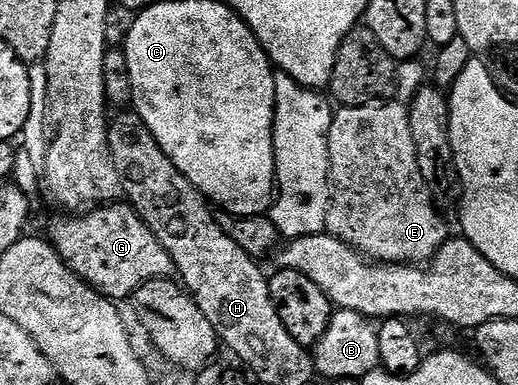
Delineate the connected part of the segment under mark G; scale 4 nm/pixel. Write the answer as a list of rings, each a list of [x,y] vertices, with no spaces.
[[[108,204],[78,216],[63,216],[51,222],[49,241],[67,261],[67,267],[99,294],[112,300],[130,299],[141,284],[154,278],[171,278],[175,265],[169,252],[127,204]]]

